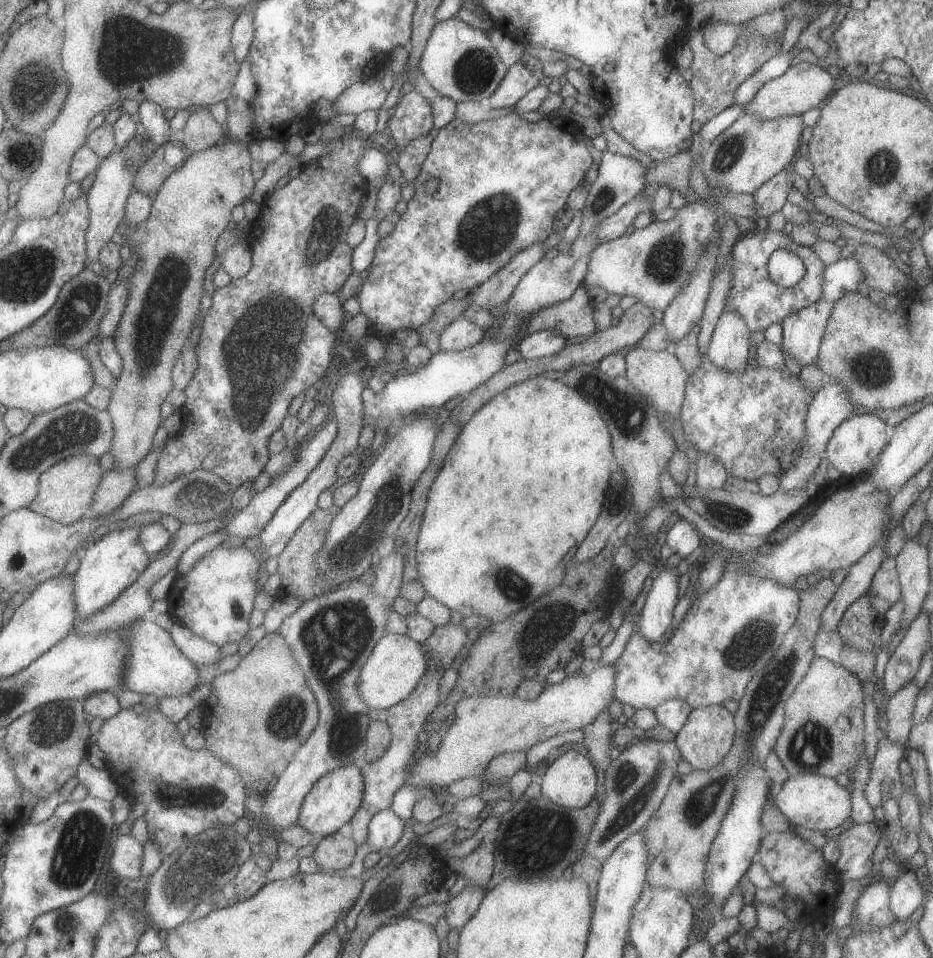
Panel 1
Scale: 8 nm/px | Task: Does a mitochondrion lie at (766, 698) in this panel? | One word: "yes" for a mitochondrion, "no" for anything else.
yes

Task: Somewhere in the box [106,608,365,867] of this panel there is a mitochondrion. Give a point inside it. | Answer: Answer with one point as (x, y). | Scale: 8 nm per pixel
(167, 795)

